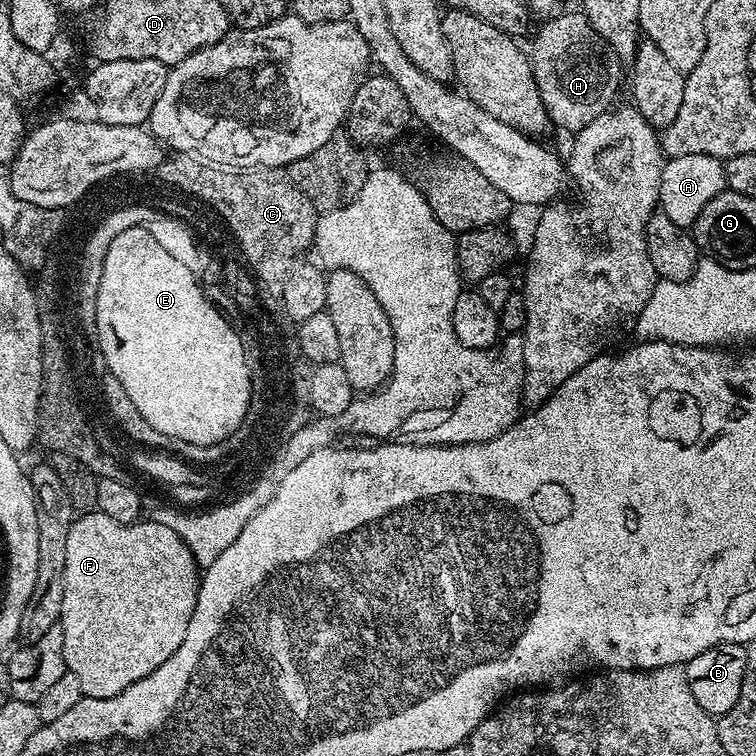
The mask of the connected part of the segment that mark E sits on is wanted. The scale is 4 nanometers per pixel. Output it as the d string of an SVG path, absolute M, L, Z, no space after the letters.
M131 228L114 242L110 242L110 250L106 250L106 258L102 262L102 278L98 282L96 291L96 341L99 350L105 358L105 366L118 382L122 382L122 390L130 394L130 402L138 406L138 414L156 431L174 439L182 439L184 442L192 442L194 446L210 446L219 444L227 436L234 434L239 424L246 418L247 407L250 406L252 392L251 370L246 363L243 344L237 329L230 323L229 317L224 315L207 299L201 283L197 280L197 273L191 272L182 266L181 262L161 247L161 243L154 239L153 235L146 232L144 228Z

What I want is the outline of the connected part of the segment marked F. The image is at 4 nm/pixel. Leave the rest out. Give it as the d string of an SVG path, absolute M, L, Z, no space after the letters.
M98 511L85 512L77 515L70 526L70 534L66 538L66 562L64 563L64 589L62 590L62 610L60 611L60 625L62 626L62 642L64 643L64 657L68 671L78 678L85 696L90 698L114 698L114 694L122 694L126 686L134 686L146 674L154 674L162 662L166 662L182 646L186 638L186 626L190 626L190 618L198 602L201 569L198 567L194 554L190 554L190 546L174 534L168 526L162 526L151 518L141 518L134 524L114 522L114 518L106 518L106 514Z

